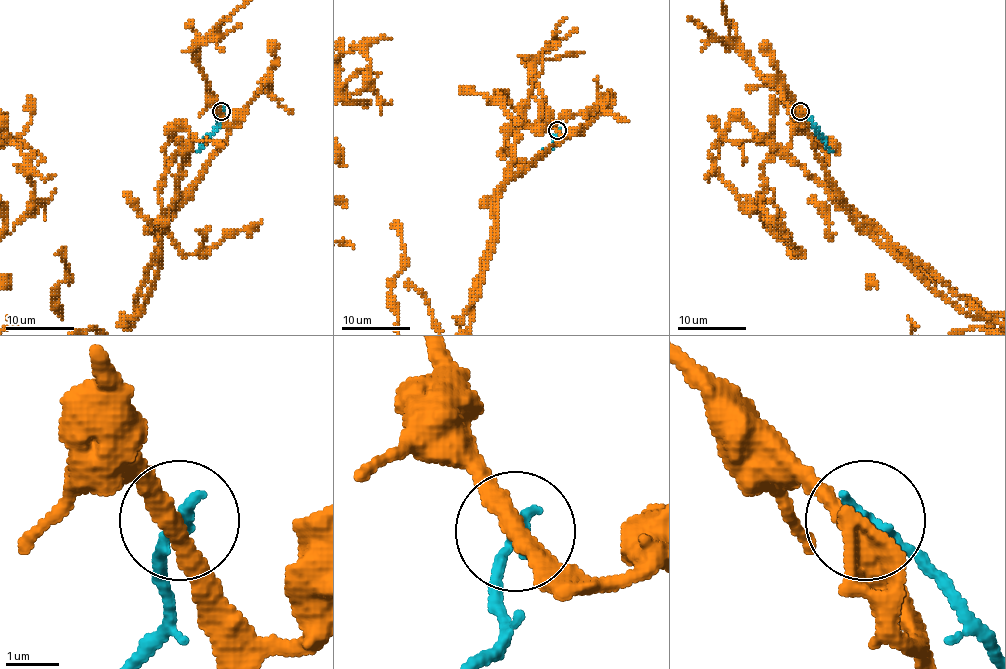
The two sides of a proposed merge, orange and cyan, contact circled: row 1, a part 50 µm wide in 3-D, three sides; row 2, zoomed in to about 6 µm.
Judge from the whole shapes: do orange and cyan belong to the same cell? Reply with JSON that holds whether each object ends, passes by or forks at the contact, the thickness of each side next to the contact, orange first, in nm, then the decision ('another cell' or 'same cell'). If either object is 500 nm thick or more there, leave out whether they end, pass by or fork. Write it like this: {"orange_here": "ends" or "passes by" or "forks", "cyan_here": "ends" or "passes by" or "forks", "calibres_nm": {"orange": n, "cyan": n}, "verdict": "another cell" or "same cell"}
{"orange_here": "passes by", "cyan_here": "ends", "calibres_nm": {"orange": 320, "cyan": 280}, "verdict": "another cell"}

